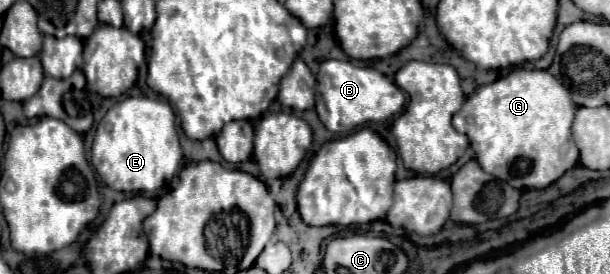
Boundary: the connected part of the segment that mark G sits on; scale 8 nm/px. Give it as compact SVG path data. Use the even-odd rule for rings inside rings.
M514 69L498 81L476 89L454 115L452 125L470 139L476 161L486 173L506 181L516 189L544 189L578 163L578 147L572 143L570 133L576 109L578 107L572 103L568 89L548 71Z

